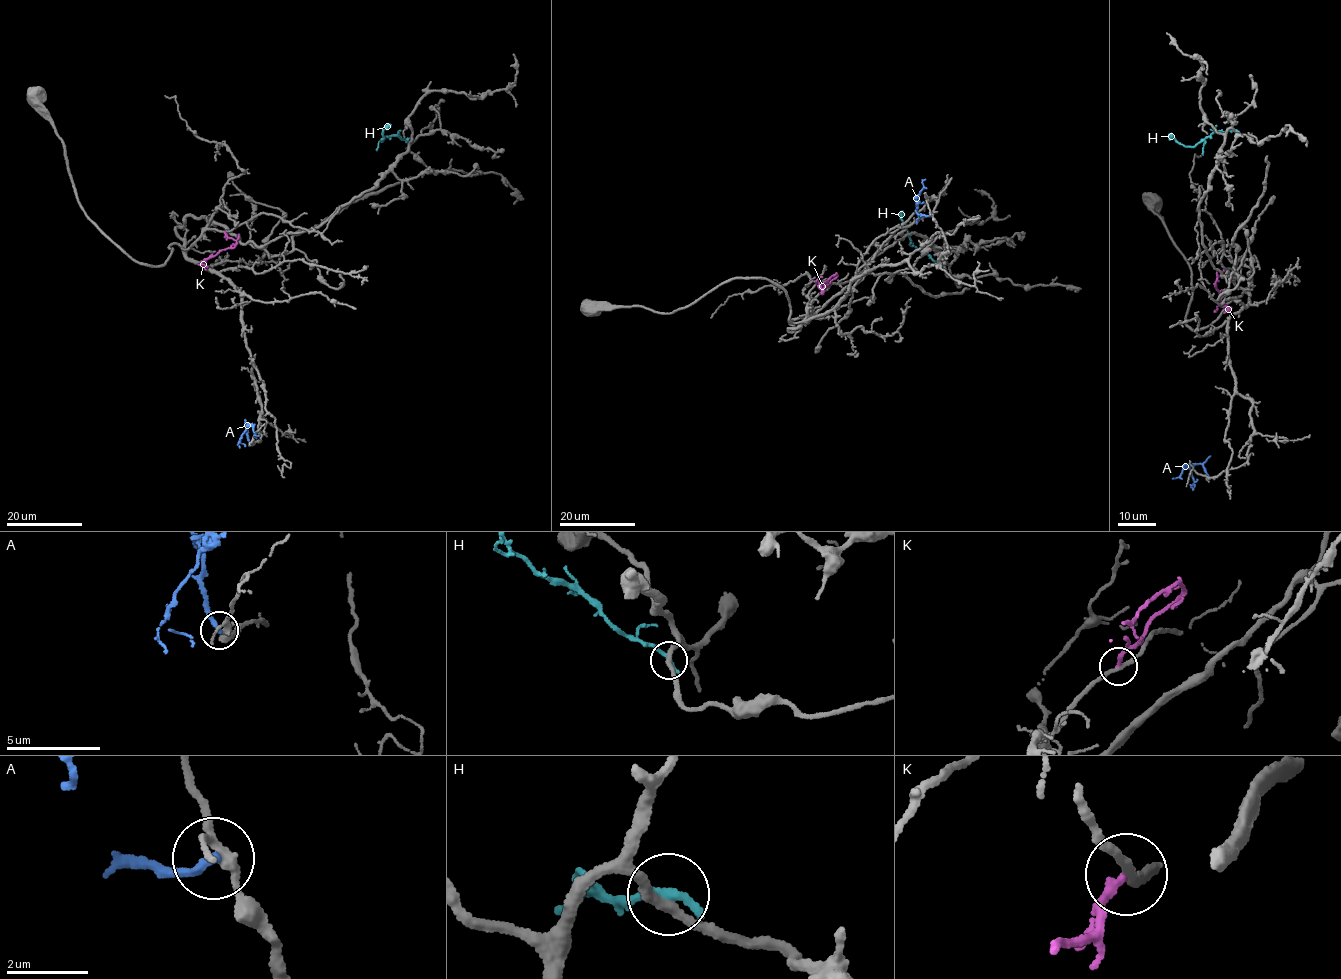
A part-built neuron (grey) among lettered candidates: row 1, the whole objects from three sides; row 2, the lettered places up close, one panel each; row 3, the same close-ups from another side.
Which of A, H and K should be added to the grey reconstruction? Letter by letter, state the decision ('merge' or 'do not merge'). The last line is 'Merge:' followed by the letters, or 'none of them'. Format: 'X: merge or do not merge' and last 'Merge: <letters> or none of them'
A: do not merge
H: do not merge
K: do not merge
Merge: none of them

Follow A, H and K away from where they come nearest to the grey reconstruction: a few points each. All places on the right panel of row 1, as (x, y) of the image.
A: (1208, 479), (1203, 465), (1192, 464), (1190, 467), (1194, 484), (1191, 486), (1194, 486)
H: (1235, 130), (1217, 131), (1194, 146), (1183, 146), (1169, 134)
K: (1225, 269), (1216, 281), (1221, 303), (1214, 312)

